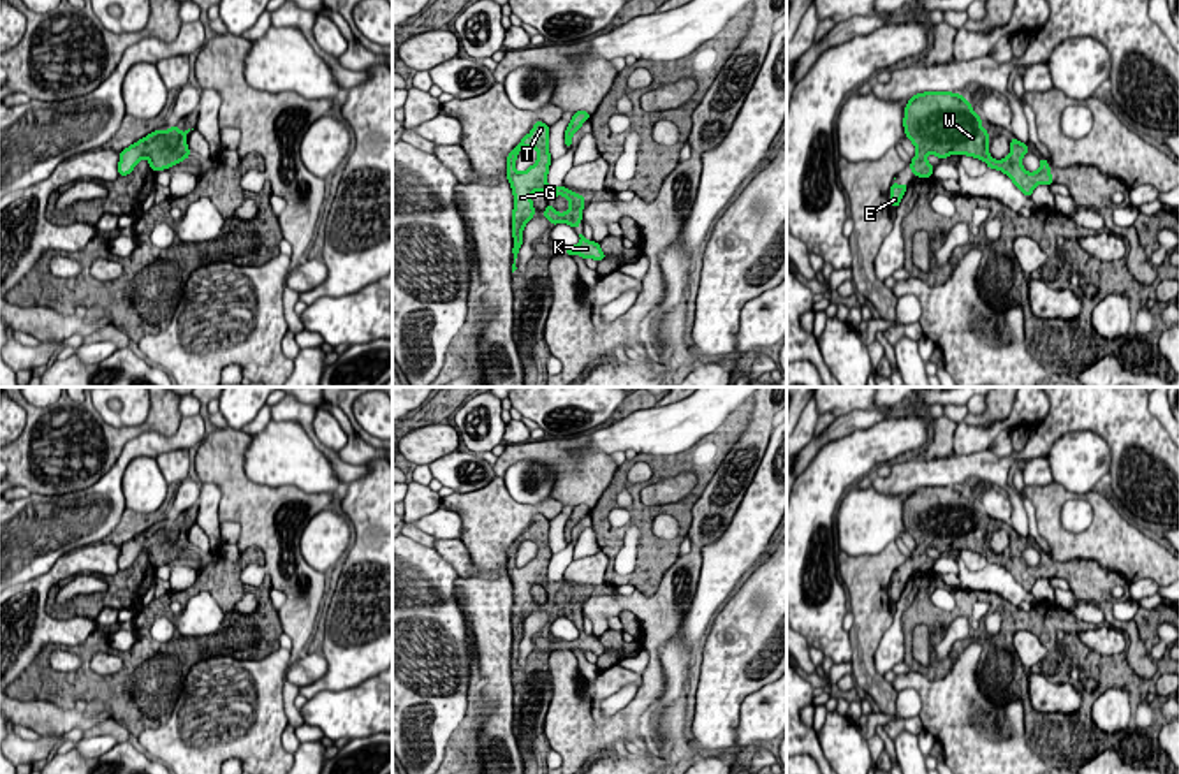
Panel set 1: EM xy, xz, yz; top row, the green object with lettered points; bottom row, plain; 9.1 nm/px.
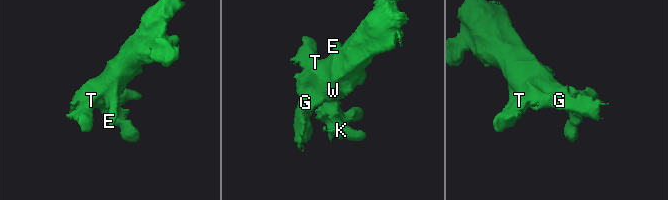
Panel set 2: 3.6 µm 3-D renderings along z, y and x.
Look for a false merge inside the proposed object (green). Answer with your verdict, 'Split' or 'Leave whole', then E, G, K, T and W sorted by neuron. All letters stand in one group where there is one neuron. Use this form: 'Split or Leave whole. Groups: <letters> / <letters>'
Leave whole. Groups: E G K T W

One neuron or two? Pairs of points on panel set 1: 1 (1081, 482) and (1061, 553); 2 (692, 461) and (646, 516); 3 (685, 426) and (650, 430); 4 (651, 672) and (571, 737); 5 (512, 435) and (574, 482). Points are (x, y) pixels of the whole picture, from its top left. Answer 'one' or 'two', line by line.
1: two
2: one
3: one
4: one
5: two

